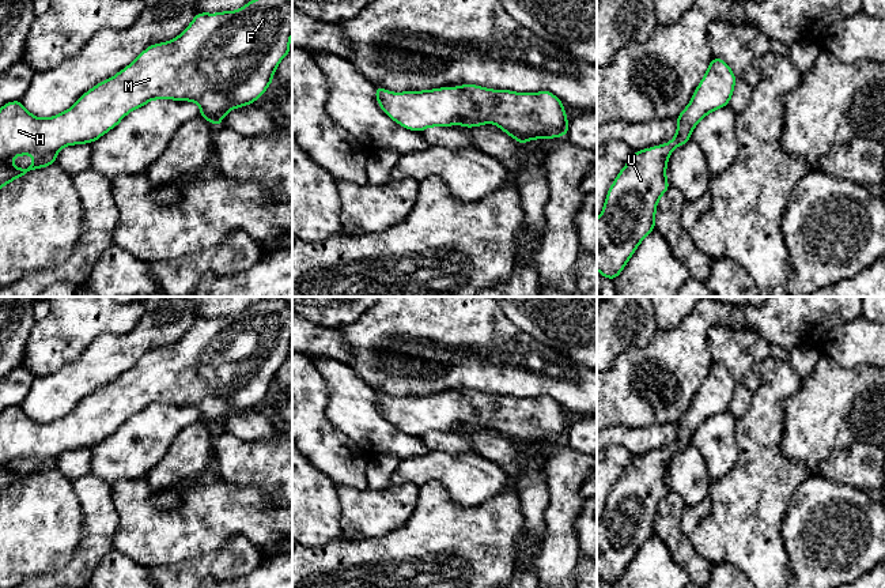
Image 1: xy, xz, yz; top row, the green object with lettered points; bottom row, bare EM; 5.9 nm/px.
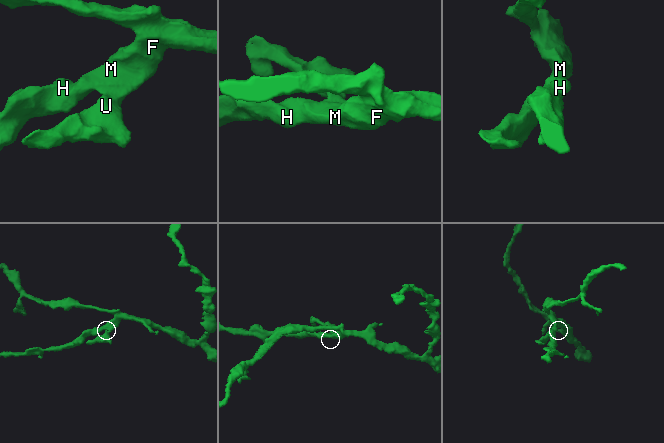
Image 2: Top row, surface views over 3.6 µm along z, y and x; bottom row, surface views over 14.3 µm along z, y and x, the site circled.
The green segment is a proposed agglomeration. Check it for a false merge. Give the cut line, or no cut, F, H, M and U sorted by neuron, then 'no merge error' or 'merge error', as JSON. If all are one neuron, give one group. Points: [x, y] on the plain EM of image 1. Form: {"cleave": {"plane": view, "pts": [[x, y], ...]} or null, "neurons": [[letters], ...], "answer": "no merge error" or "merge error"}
{"cleave": null, "neurons": [["F", "H", "M", "U"]], "answer": "no merge error"}

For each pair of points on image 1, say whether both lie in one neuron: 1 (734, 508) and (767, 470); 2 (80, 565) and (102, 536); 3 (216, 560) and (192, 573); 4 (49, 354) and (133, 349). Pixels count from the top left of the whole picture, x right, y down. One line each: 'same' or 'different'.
1: same
2: same
3: same
4: different

